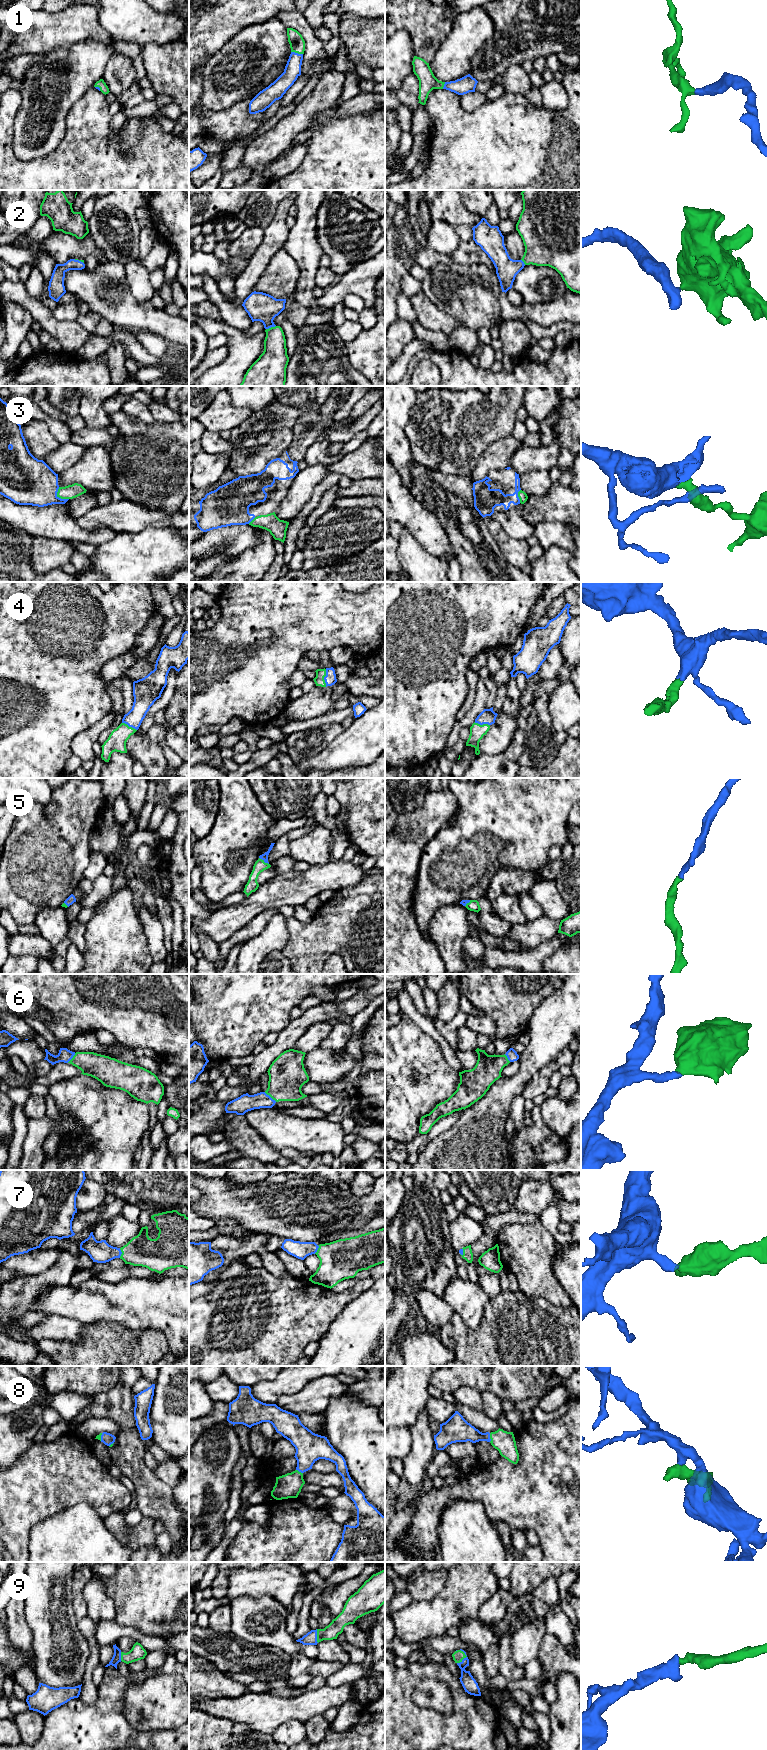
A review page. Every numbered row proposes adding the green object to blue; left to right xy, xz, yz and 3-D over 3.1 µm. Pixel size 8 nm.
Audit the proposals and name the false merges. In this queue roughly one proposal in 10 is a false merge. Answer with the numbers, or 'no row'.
no row

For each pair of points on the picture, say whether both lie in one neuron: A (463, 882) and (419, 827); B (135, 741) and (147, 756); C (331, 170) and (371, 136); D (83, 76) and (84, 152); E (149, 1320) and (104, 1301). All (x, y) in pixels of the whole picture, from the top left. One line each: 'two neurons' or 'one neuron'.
A: two neurons
B: one neuron
C: one neuron
D: two neurons
E: one neuron

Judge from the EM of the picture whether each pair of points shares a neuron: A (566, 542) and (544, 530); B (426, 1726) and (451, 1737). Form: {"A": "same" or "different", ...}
{"A": "same", "B": "same"}

